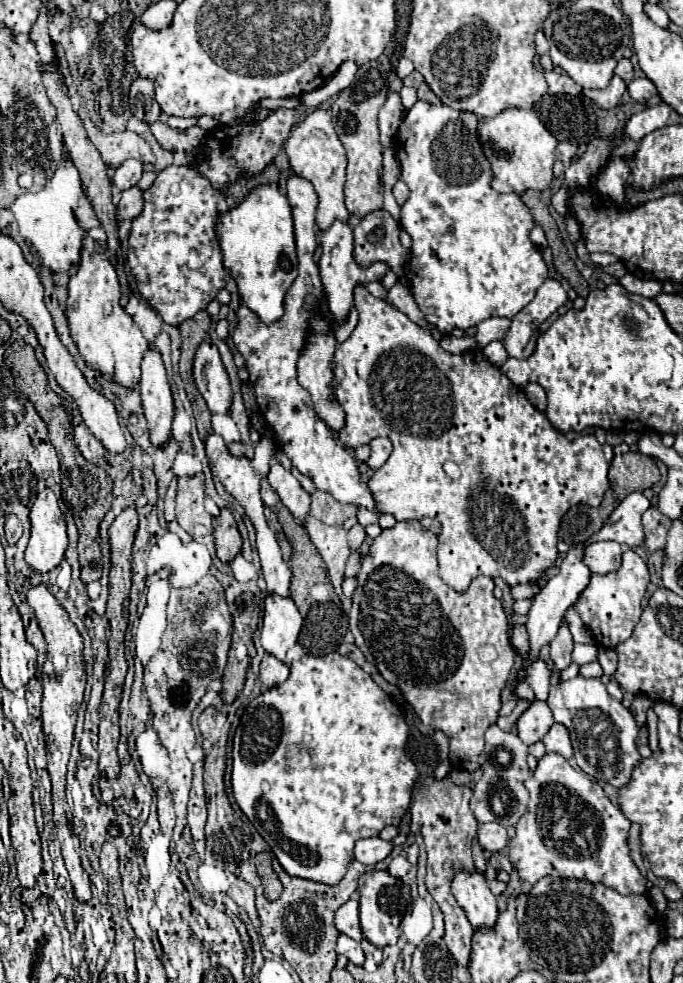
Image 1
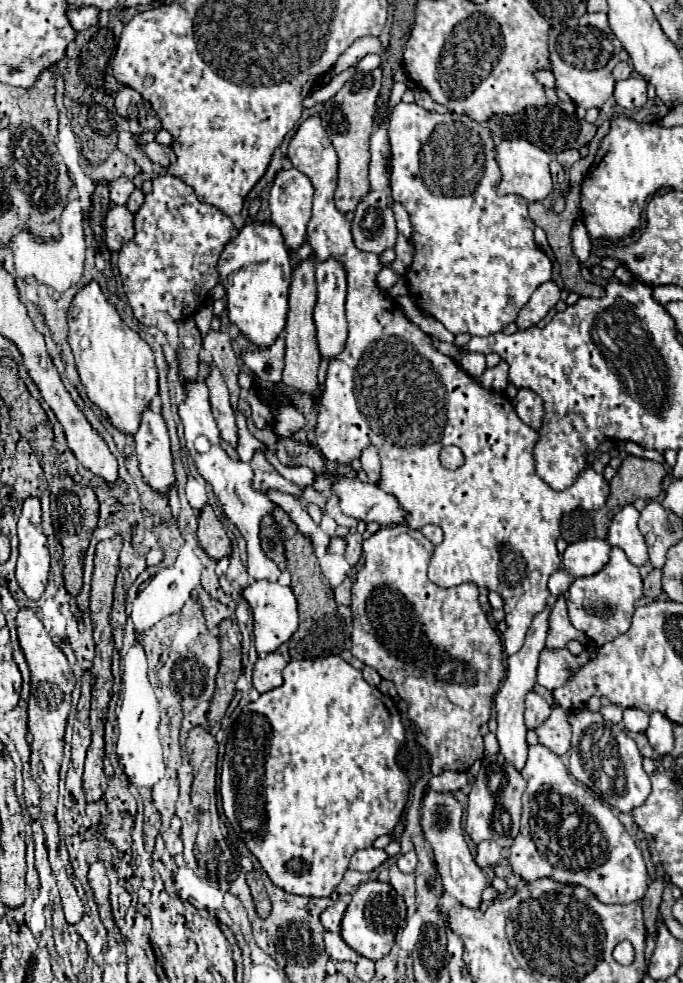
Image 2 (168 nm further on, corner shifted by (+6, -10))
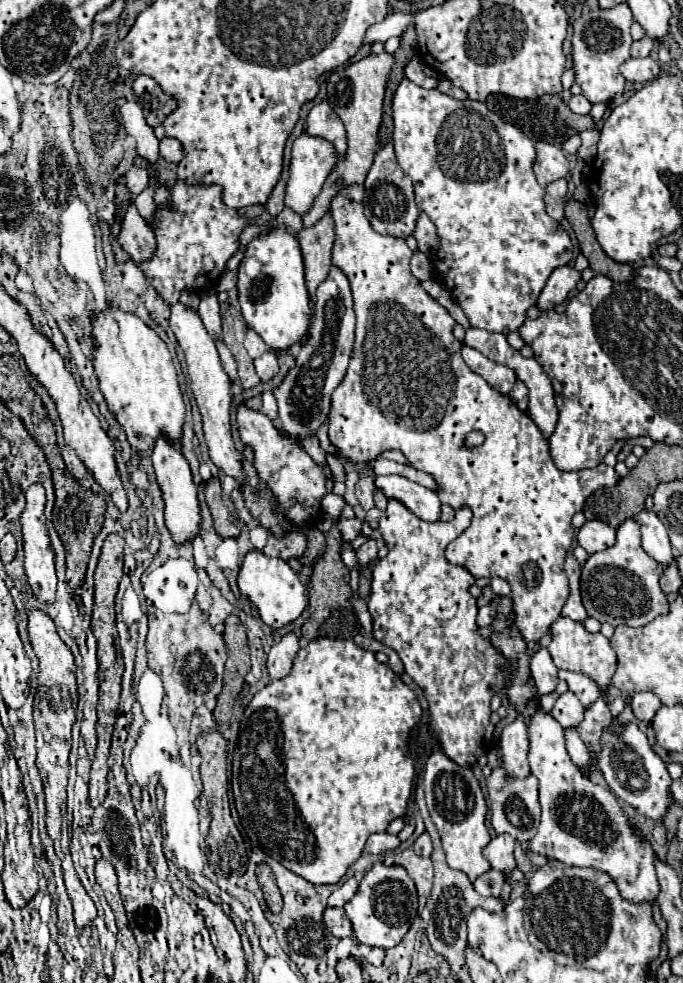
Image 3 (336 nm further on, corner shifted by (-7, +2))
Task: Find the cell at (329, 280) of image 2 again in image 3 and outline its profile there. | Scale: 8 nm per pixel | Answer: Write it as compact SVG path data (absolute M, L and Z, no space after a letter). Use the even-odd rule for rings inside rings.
M331 266L331 274L317 288L315 316L309 328L309 340L303 344L299 356L295 358L295 368L289 370L281 386L273 392L279 404L279 424L293 436L309 436L315 434L317 428L327 422L327 414L331 408L331 392L339 386L345 376L347 362L355 342L355 312L353 298L347 276Z

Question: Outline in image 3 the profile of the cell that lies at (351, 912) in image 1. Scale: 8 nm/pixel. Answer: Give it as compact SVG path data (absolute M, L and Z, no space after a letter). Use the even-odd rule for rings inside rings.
M349 878L343 886L339 886L331 896L329 896L329 906L331 908L343 908L357 892L357 880L355 878Z

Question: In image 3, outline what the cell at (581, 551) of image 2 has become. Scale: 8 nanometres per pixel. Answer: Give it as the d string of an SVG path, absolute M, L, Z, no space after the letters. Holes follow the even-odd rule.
M589 520L581 526L577 534L579 546L587 550L587 554L595 554L601 550L607 550L615 544L615 528L599 522L599 520Z

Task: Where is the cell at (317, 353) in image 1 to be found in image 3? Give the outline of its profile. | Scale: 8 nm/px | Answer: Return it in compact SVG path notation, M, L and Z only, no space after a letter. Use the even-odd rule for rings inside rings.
M325 214L313 228L297 234L305 260L305 282L311 302L315 302L317 286L329 276L331 268L331 248L333 248L333 218Z

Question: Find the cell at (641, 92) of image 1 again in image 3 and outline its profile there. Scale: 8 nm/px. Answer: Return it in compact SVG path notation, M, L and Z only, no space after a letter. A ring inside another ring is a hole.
M629 58L623 66L621 66L621 74L625 76L625 80L635 82L635 84L645 84L651 82L655 78L659 78L659 64L653 58Z

